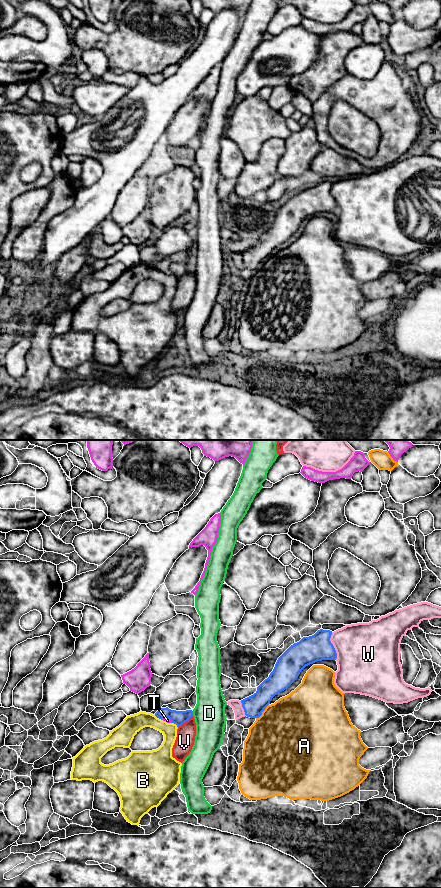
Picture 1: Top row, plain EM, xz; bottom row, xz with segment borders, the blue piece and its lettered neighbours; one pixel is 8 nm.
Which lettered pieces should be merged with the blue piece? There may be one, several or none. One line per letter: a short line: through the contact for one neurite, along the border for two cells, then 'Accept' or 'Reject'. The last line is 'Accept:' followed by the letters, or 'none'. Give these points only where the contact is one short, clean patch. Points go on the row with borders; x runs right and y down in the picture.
A: Reject
B: Reject
D: Reject
T: Reject
V: Reject
W: Reject
Accept: none

